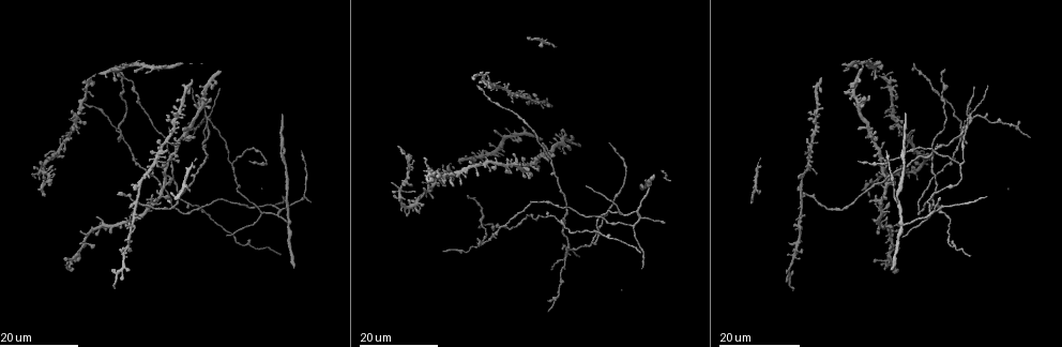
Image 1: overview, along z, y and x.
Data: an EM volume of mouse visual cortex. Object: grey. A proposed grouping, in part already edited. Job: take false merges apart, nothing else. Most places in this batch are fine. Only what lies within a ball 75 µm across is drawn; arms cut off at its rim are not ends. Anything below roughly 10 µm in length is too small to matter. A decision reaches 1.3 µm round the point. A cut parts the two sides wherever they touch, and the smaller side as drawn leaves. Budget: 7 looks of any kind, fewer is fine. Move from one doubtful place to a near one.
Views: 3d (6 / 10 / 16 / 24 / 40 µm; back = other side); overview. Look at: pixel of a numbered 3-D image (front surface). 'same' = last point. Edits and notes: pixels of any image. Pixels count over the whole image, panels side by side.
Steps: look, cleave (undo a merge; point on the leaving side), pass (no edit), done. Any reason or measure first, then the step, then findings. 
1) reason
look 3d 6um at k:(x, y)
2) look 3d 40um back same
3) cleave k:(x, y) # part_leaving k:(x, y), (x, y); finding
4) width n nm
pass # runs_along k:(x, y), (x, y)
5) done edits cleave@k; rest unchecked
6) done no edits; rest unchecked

four arms meet
look 3d 24um at 1:(121, 132)

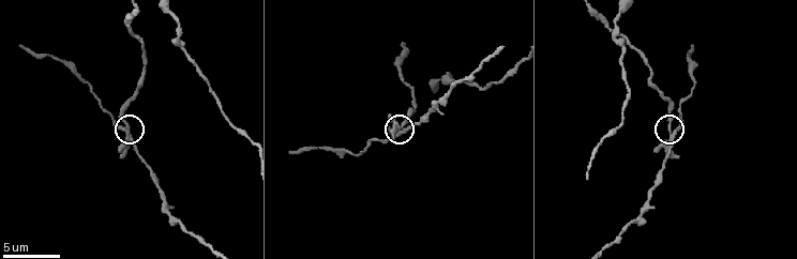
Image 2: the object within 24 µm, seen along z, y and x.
look 3d 10um at 2:(127, 132)

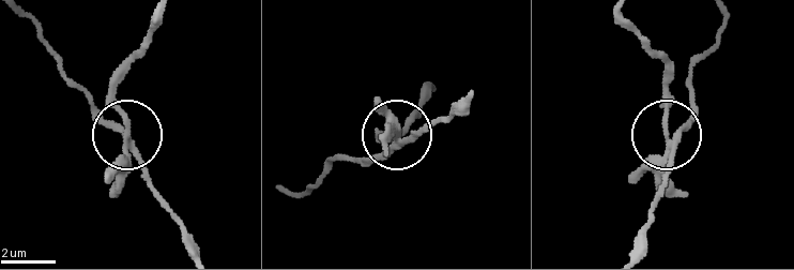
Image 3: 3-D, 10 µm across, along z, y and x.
width 230 nm
cleave 3:(106, 168) # part_leaving 3:(128, 147), (115, 80), (151, 18); two neurons meet here

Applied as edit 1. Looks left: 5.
look overview

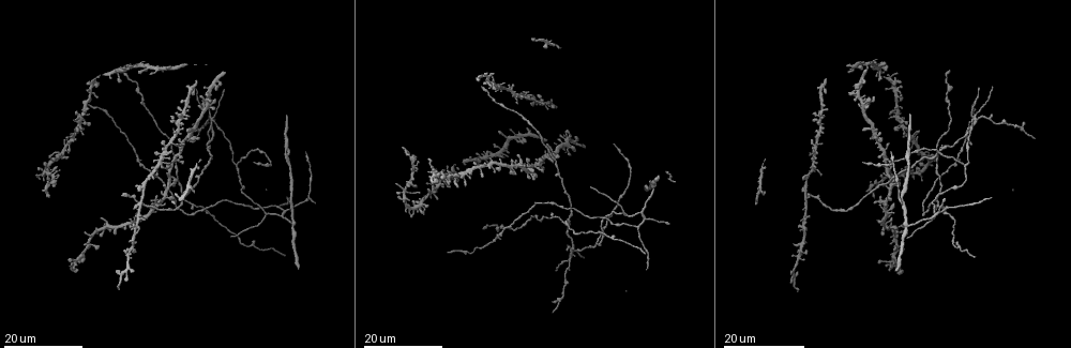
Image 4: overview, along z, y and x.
small branch off a trunk
look 3d 16um at 4:(212, 121)

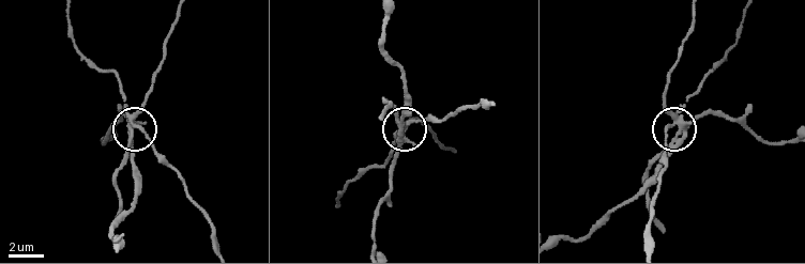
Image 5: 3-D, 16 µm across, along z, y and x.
look 3d 10um at 5:(683, 138)

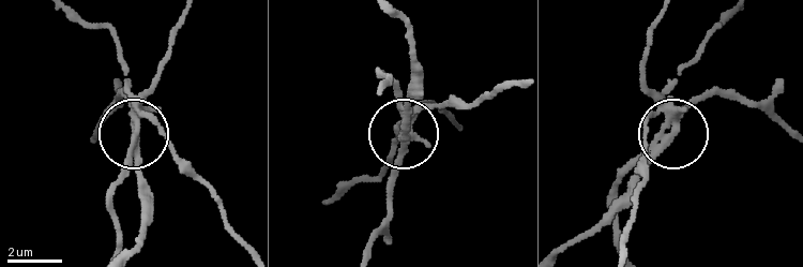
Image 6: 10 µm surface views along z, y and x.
look 3d 10um back at 6:(407, 135)

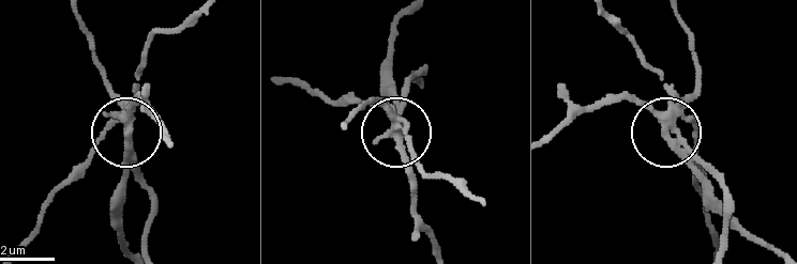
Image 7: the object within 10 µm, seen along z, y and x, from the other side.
cleave 7:(132, 150) # part_leaving 7:(677, 112), (683, 165), (773, 248); two neurons meet here

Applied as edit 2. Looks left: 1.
done edits cleave@3, cleave@7; rest unchecked

